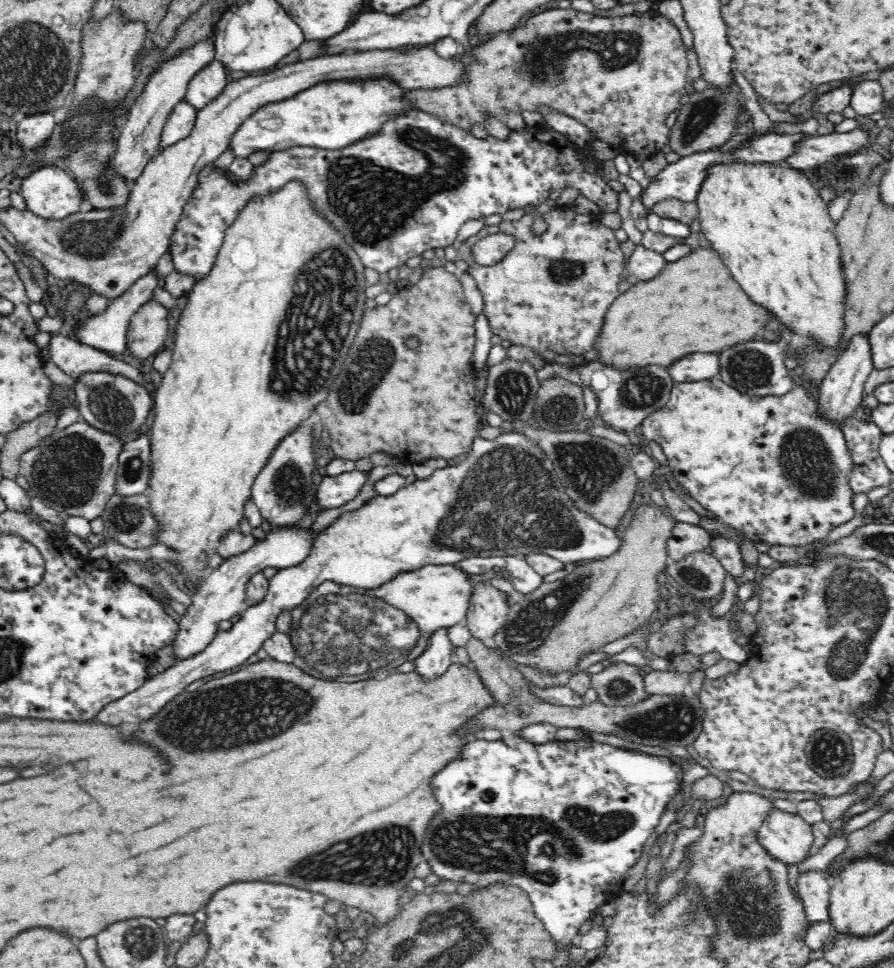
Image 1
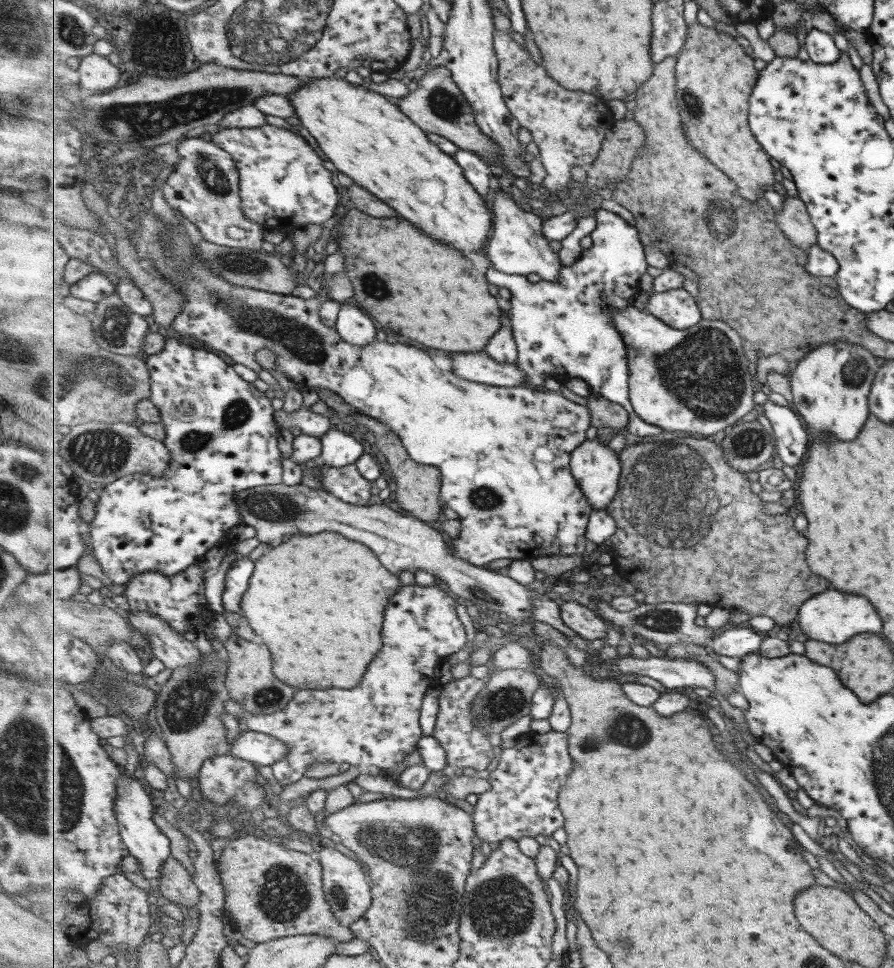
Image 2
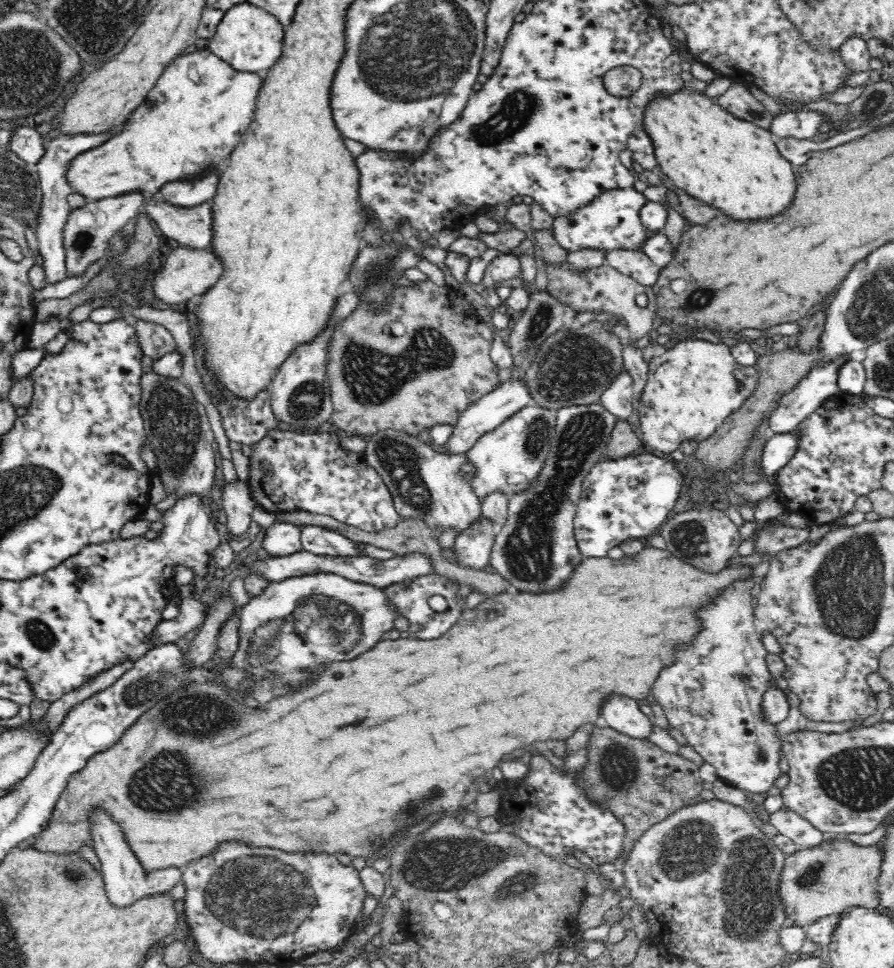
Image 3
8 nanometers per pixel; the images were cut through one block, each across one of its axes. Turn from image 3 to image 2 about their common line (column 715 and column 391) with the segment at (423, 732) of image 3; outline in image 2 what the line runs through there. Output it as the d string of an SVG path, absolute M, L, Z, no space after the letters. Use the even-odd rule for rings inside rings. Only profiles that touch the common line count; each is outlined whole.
M337 532L294 535L289 542L257 560L251 590L242 599L242 614L245 612L255 632L271 646L279 680L301 690L347 690L361 684L369 664L382 652L385 610L403 586L400 576L391 574L379 556L361 542L351 542Z

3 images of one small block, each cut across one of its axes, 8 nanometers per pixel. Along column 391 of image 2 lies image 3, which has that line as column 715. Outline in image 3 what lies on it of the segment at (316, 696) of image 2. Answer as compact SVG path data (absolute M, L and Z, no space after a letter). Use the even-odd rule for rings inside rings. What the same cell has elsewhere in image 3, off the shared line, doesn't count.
M750 579L736 581L726 587L714 604L698 614L704 632L698 634L690 646L677 650L675 663L661 670L651 692L666 714L669 725L682 733L690 746L716 768L718 778L751 793L766 793L781 773L778 764L782 740L776 736L776 724L767 720L762 706L764 693L770 688L774 676L767 665L768 652L758 634L760 625L754 628L752 586L754 581Z

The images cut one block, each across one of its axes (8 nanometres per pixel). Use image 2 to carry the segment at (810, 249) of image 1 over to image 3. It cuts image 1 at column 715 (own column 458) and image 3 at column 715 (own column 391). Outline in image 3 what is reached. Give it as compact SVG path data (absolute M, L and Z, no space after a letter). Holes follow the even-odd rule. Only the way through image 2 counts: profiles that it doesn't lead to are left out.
M682 86L668 94L656 92L644 108L642 130L652 141L657 165L678 188L736 220L770 218L782 212L794 198L795 167L780 154L773 134L752 122L734 117L716 99L708 98L704 91Z

